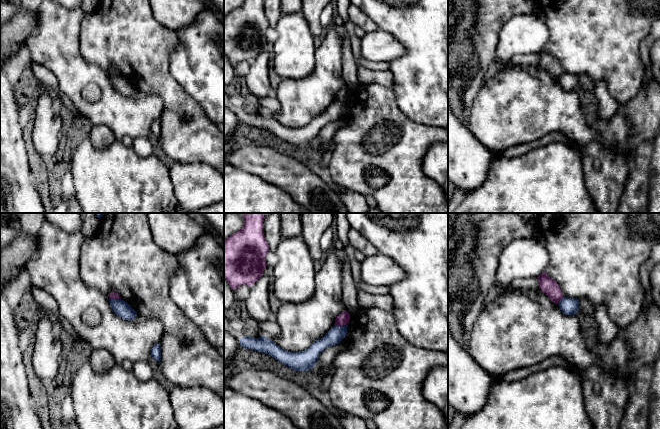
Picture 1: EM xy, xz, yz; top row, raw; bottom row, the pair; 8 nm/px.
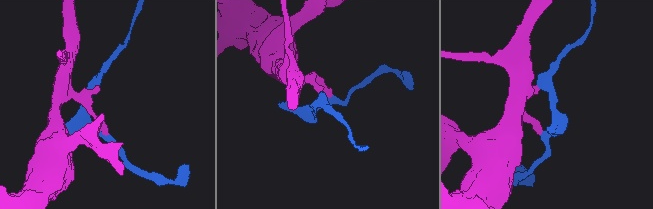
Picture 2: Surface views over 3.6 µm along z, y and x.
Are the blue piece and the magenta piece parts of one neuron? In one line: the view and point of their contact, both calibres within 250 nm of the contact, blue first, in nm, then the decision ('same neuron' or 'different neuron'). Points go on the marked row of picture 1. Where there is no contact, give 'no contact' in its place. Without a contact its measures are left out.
xz (340, 326) | 140/100 nm | different neuron

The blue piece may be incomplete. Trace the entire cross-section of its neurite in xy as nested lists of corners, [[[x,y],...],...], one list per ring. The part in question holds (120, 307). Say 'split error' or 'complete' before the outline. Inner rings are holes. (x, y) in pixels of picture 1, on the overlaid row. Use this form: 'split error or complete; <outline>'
complete; [[[109,299],[110,306],[115,314],[124,320],[134,320],[137,312],[122,299]]]

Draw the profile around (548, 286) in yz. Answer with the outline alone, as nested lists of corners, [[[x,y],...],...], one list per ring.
[[[543,272],[537,278],[539,280],[539,288],[542,292],[545,293],[553,303],[559,304],[564,296],[557,282],[550,278],[546,272]]]

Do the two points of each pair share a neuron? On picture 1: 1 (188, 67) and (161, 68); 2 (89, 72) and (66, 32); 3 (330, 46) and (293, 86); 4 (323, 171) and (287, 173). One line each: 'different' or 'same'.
1: different
2: same
3: same
4: different

